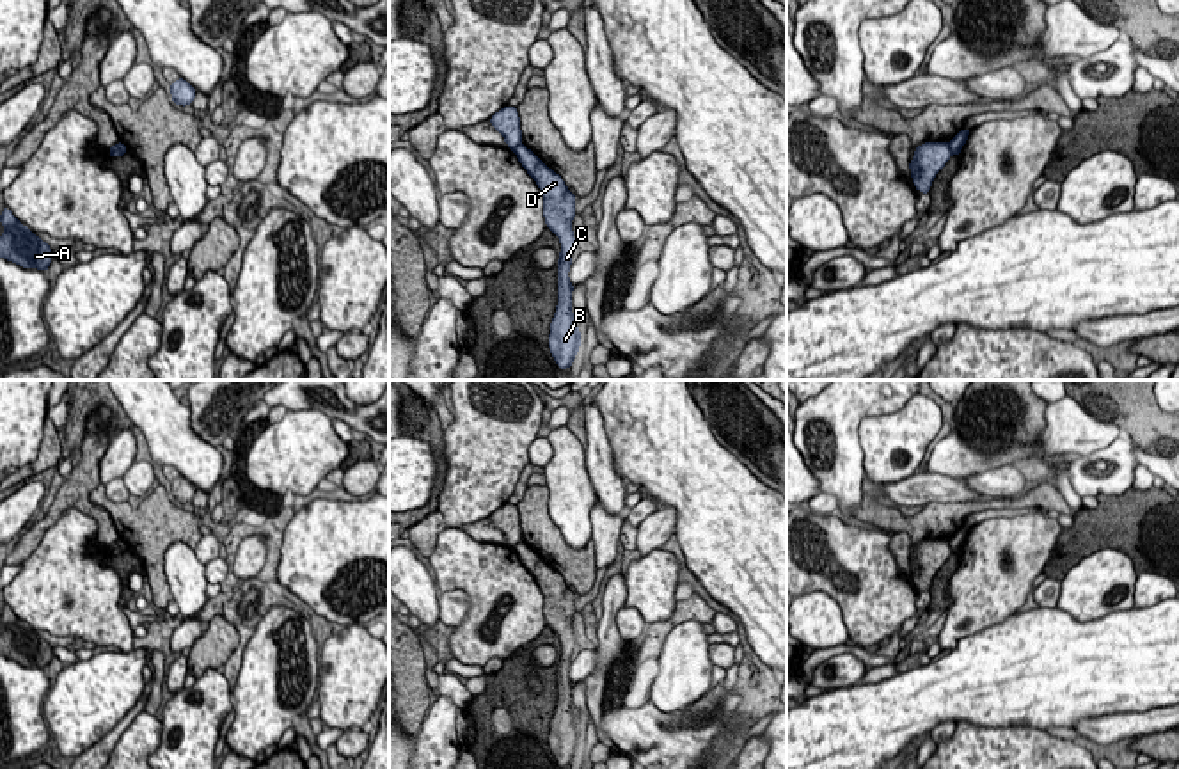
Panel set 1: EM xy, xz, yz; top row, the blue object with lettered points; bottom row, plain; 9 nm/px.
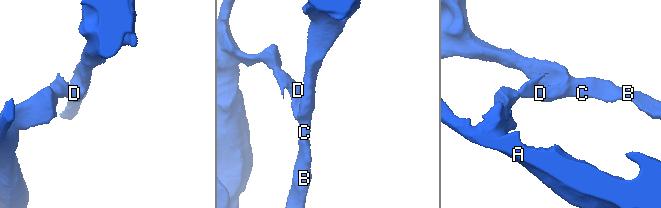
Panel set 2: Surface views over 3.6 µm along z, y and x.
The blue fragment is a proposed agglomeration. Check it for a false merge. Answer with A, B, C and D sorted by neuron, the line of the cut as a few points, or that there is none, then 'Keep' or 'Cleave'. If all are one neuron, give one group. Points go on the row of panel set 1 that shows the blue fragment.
Groups: A / B C D. Split along yz (949, 144), (952, 153). Cleave

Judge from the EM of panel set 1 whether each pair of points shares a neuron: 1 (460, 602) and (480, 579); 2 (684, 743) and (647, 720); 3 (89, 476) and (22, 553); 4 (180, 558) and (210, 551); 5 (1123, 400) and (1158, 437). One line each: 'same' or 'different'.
1: different
2: same
3: same
4: different
5: same

